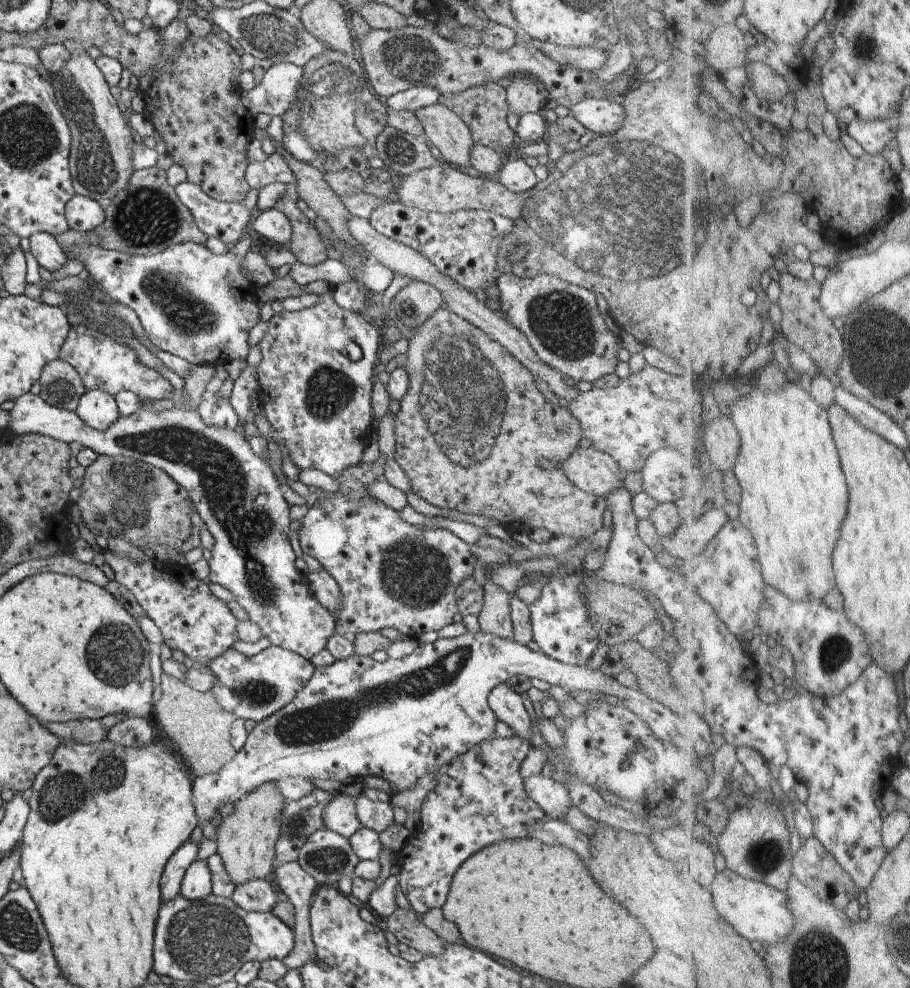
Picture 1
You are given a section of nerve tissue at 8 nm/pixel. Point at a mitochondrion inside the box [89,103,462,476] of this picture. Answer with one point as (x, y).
(146, 217)

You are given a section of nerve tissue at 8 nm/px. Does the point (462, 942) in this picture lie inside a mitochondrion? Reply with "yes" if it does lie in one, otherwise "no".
no

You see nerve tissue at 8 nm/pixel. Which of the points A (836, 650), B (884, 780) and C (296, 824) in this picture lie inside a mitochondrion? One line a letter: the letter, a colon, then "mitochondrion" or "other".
A: mitochondrion
B: other
C: mitochondrion

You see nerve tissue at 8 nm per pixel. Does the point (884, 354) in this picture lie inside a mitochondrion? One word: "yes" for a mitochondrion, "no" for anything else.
yes

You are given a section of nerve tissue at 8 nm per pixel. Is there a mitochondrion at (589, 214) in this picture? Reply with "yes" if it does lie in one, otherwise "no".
yes

